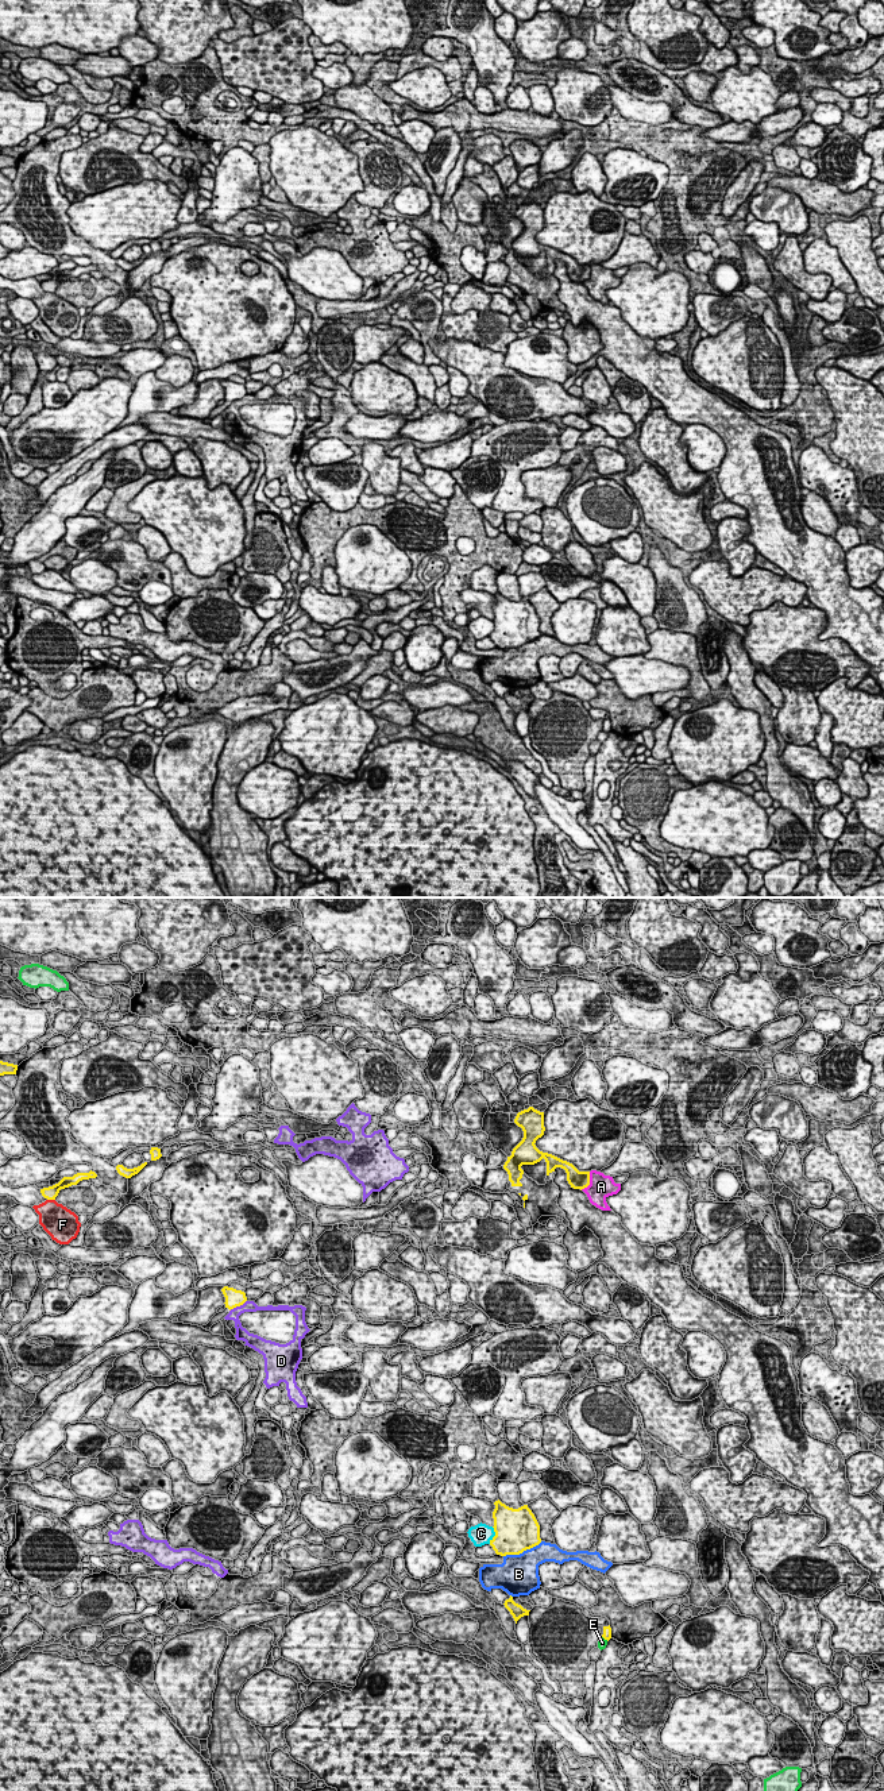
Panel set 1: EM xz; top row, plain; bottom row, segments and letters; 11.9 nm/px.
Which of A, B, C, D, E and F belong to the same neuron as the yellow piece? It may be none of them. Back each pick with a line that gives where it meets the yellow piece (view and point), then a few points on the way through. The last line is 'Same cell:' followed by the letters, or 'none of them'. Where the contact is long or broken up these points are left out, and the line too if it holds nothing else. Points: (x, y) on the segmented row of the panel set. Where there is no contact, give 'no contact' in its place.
Same cell: none of them

